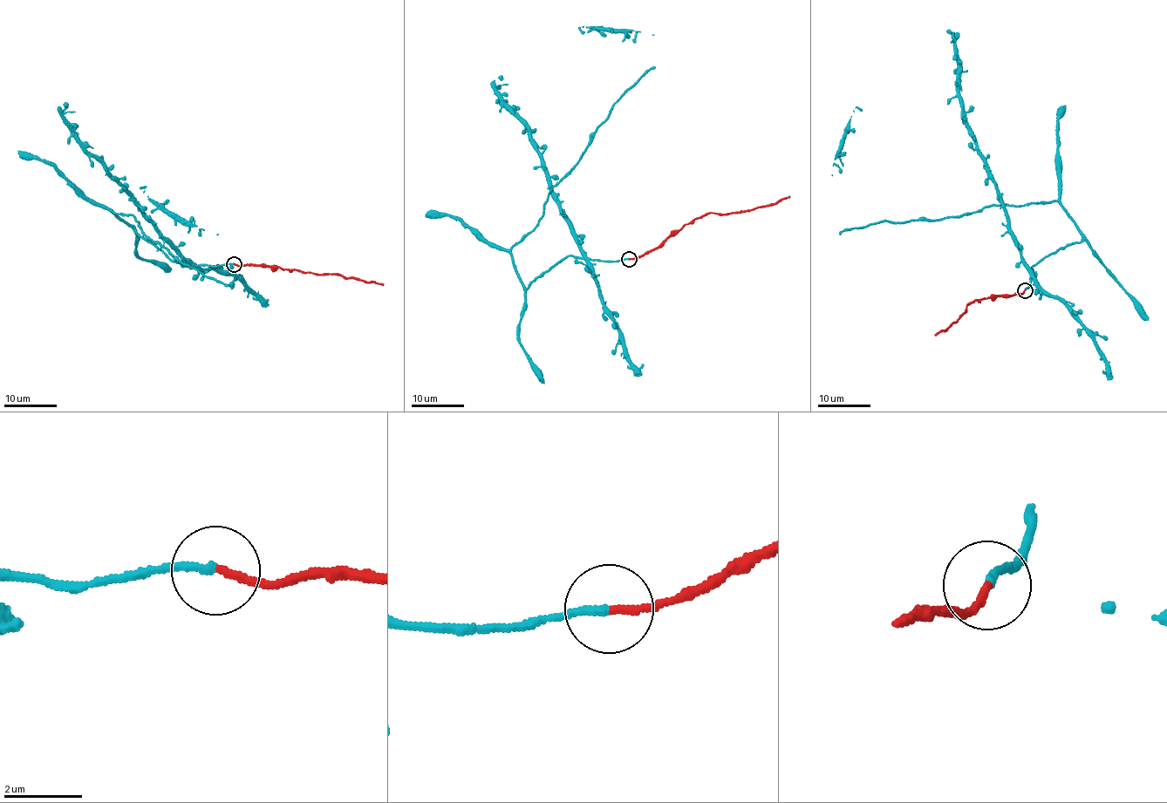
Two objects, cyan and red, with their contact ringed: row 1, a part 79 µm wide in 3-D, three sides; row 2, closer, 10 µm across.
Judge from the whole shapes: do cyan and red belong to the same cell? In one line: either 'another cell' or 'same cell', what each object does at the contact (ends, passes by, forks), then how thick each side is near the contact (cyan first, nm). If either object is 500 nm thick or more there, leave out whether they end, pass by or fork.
same cell; cyan ends there; red ends there; 220 nm thick on the cyan side, 180 nm on the other

